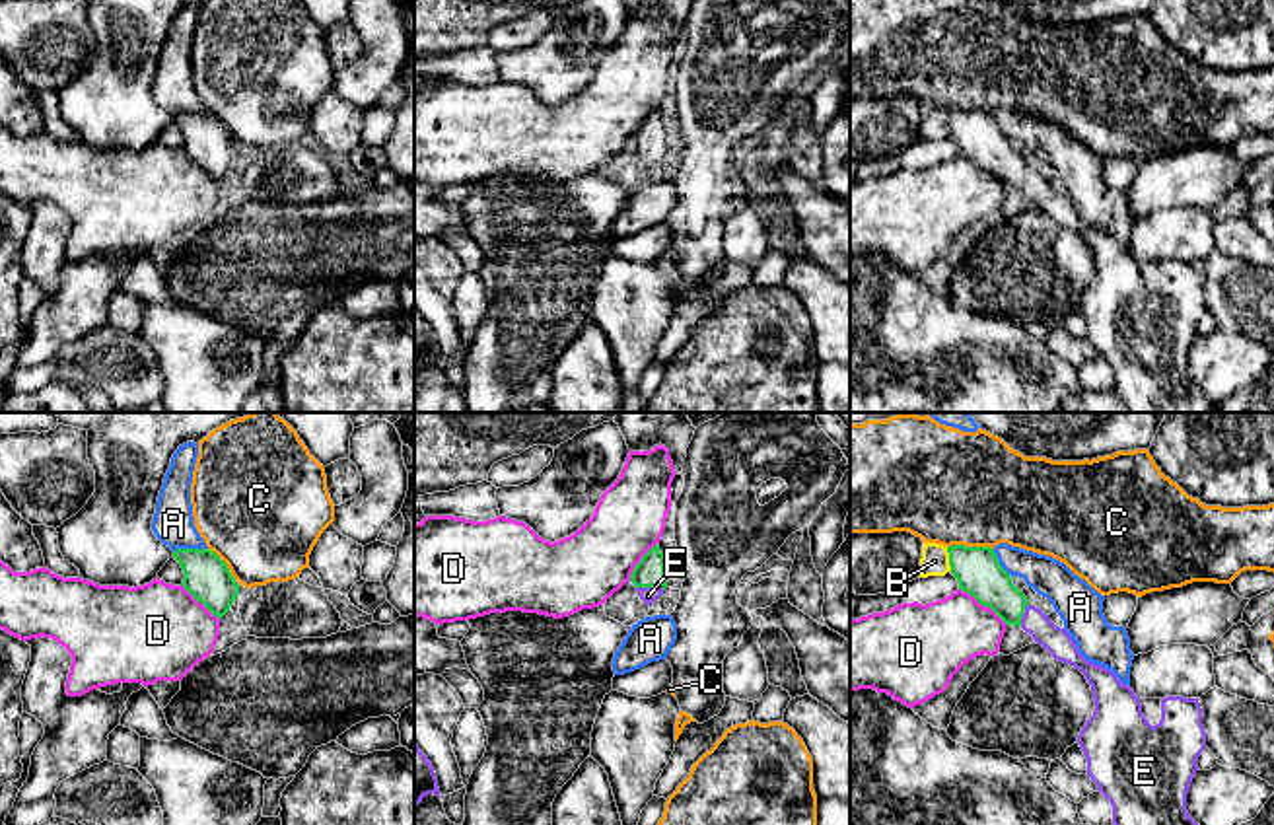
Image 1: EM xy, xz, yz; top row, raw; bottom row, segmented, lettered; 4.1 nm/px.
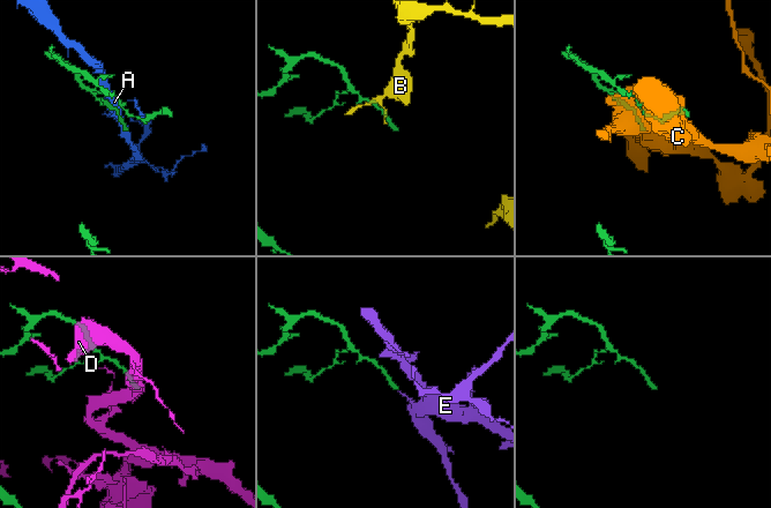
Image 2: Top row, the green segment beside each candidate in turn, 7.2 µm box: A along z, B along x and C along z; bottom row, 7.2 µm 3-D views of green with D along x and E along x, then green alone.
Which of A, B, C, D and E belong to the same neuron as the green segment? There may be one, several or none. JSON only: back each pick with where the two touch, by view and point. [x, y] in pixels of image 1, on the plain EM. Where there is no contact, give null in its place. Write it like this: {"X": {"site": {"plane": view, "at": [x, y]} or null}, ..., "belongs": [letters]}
{"E": {"site": {"plane": "xz", "at": [650, 150]}}, "belongs": ["E"]}

